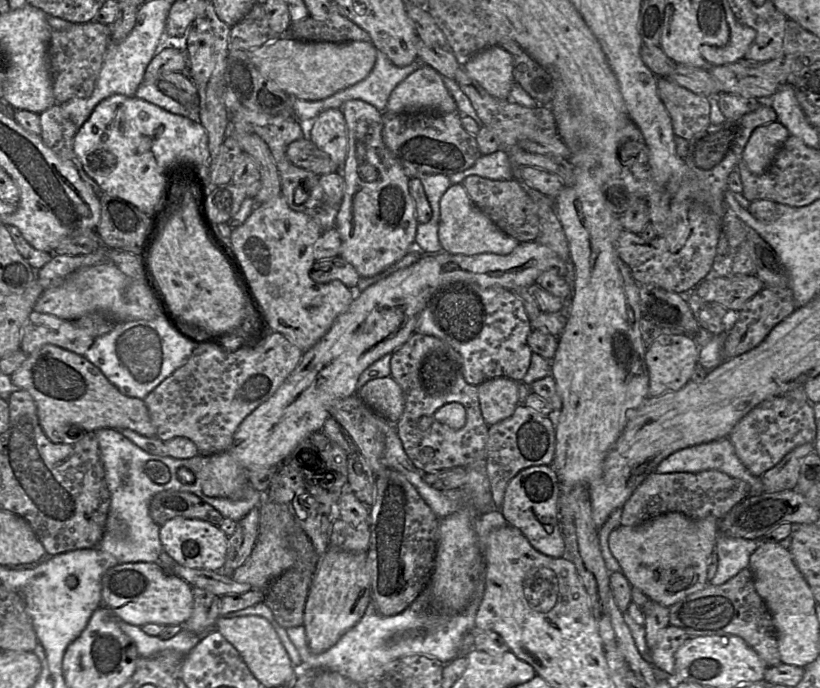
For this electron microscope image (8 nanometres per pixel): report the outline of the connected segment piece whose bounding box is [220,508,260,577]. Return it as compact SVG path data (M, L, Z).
M254 508L237 522L235 532L228 537L226 561L220 572L231 577L248 560L257 541L259 521L259 510Z

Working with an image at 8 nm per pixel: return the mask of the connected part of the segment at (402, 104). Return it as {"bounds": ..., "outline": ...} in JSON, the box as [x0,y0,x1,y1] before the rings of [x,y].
{"bounds":[386,64,457,113],"outline":[[[424,64],[393,89],[386,110],[393,113],[451,113],[457,112],[457,105],[448,92],[443,77]]]}

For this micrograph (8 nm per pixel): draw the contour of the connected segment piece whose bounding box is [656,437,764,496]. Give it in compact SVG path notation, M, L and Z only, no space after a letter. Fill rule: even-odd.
M728 437L678 450L665 458L657 473L718 470L750 485L749 496L764 492L761 477L752 475L738 458Z

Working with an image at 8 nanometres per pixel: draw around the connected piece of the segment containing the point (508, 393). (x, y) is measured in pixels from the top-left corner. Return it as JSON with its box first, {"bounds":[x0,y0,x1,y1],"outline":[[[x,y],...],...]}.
{"bounds":[478,377,520,425],"outline":[[[497,377],[486,380],[478,385],[478,398],[482,416],[489,425],[511,416],[520,404],[520,382]]]}

